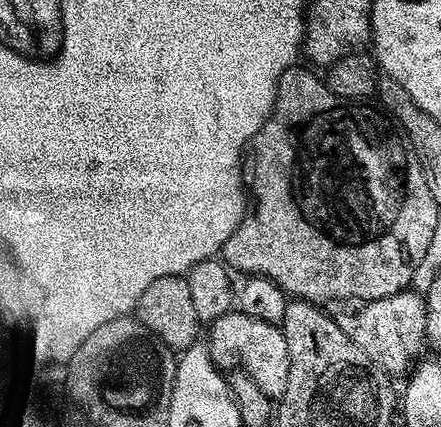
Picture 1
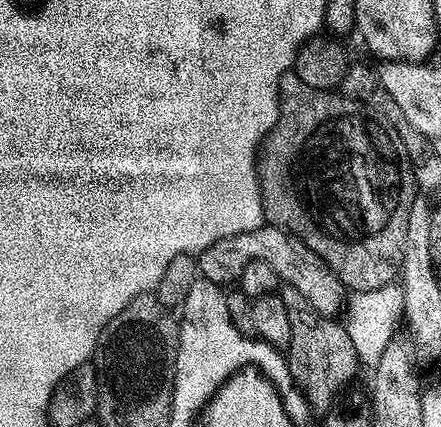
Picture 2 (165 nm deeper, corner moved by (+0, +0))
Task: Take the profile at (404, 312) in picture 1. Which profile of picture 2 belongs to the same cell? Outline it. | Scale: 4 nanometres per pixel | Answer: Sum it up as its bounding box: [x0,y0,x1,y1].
[198,226,346,318]

